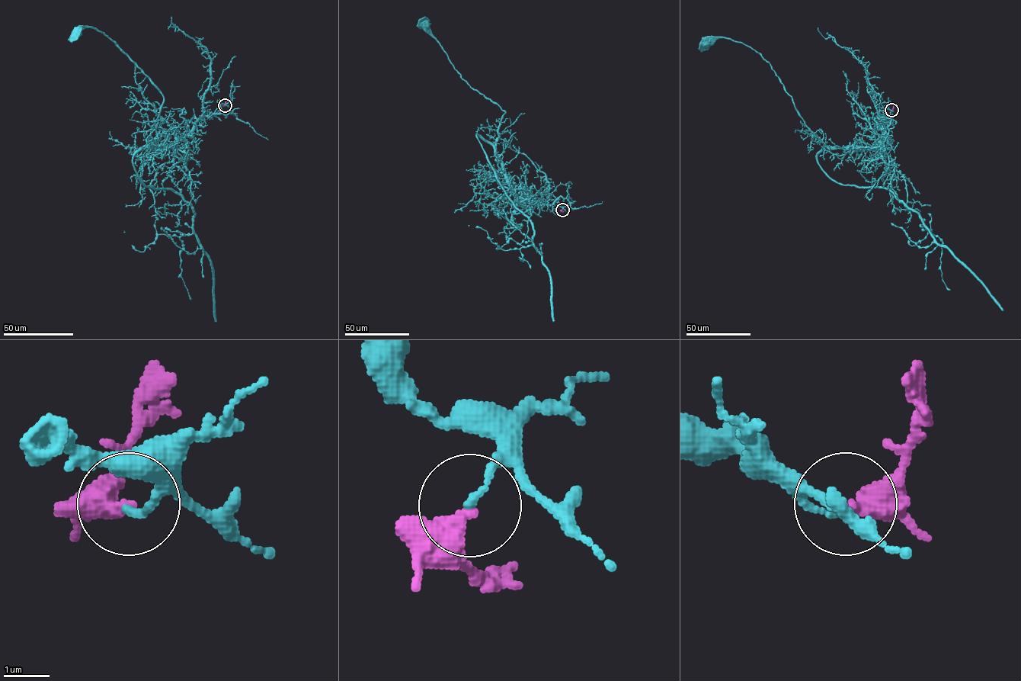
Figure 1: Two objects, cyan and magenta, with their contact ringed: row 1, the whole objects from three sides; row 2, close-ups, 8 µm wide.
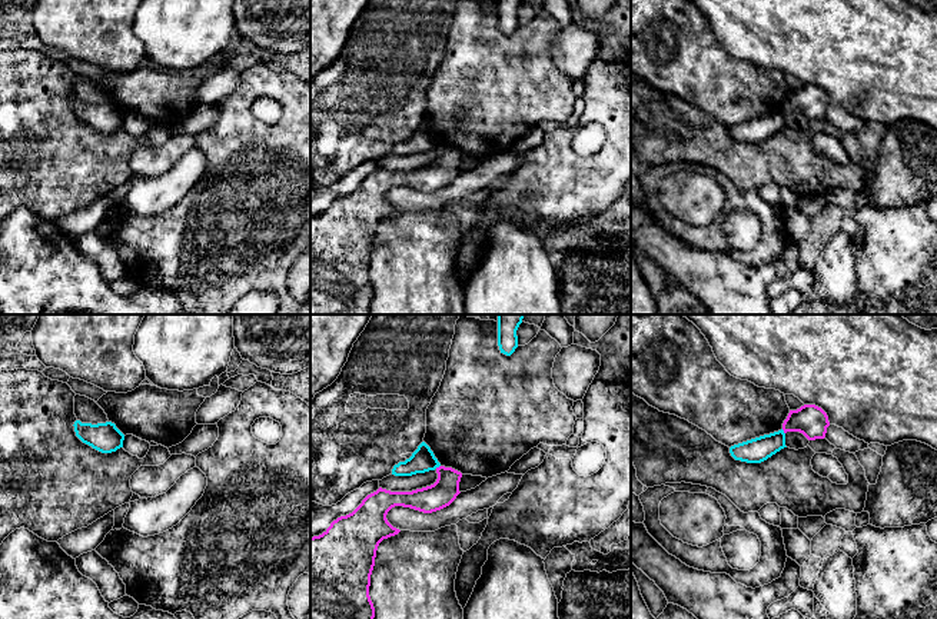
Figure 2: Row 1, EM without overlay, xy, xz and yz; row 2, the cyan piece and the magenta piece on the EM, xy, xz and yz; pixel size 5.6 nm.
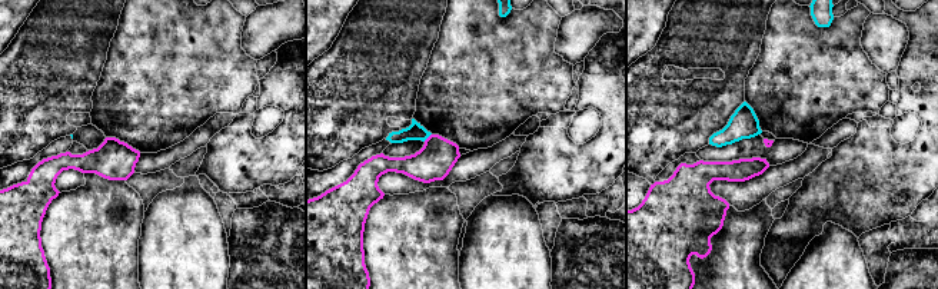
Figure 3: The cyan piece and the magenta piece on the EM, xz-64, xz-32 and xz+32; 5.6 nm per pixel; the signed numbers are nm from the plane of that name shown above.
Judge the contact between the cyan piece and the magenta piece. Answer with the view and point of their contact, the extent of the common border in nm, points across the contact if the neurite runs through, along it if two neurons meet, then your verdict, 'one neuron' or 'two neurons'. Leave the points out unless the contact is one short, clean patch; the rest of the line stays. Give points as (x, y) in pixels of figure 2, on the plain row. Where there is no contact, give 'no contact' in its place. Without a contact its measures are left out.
contact xz (437, 146); length 40 nm; border xz (439, 145), (435, 147); two neurons

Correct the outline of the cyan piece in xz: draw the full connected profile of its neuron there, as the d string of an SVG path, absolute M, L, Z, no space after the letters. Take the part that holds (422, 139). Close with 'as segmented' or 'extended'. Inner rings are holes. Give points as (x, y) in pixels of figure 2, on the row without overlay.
M422 122L409 139L393 146L392 154L412 156L416 153L435 150L439 146L441 143L435 137L431 127L425 122Z; as segmented

